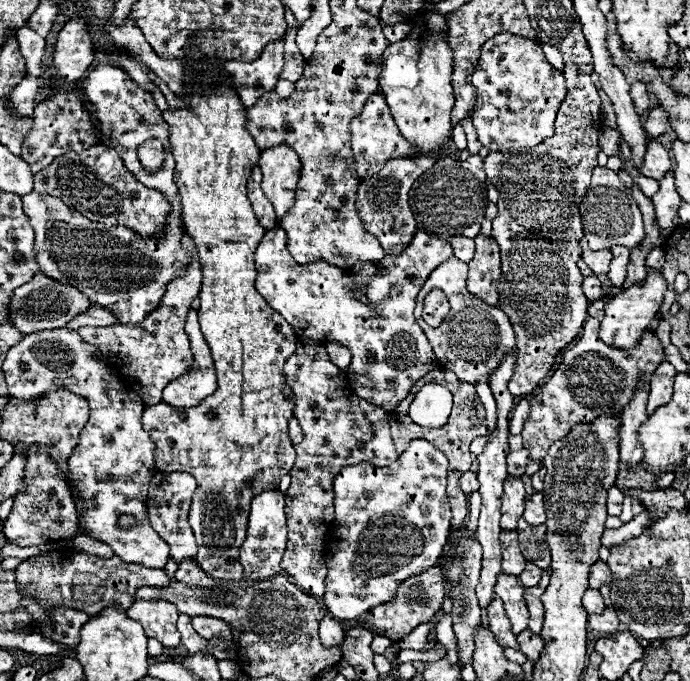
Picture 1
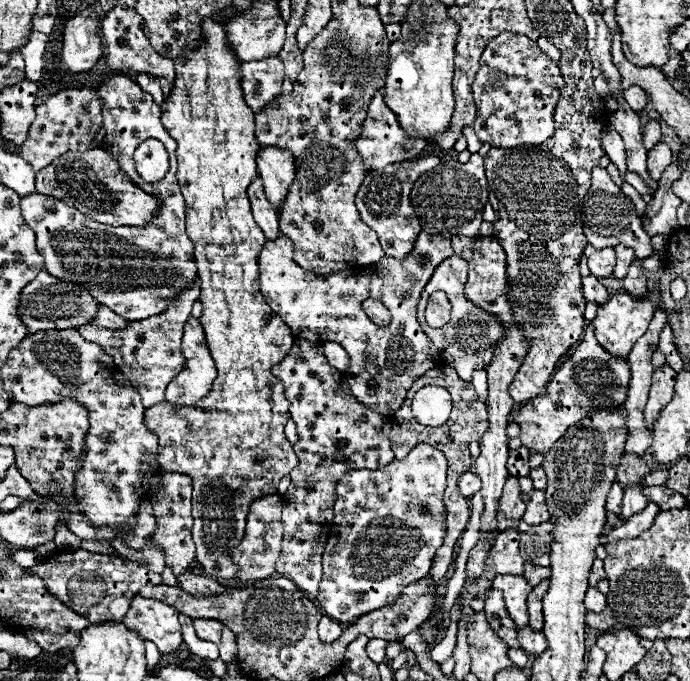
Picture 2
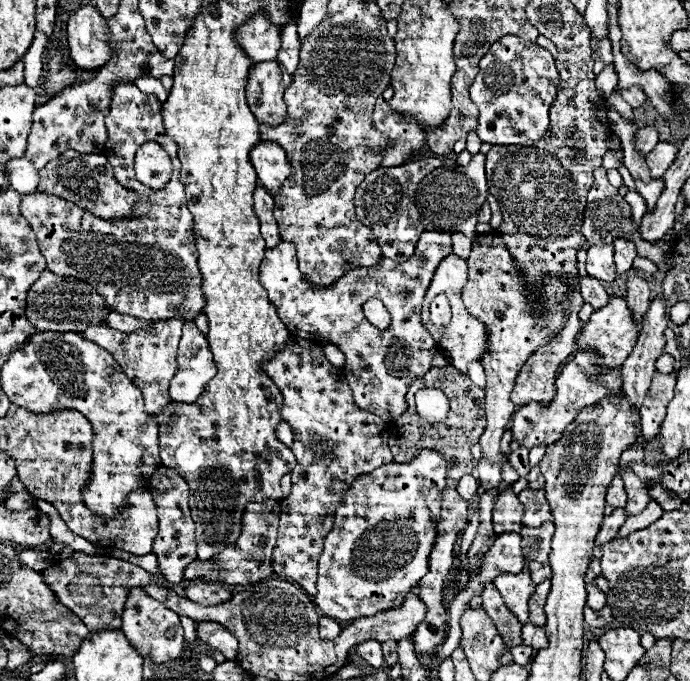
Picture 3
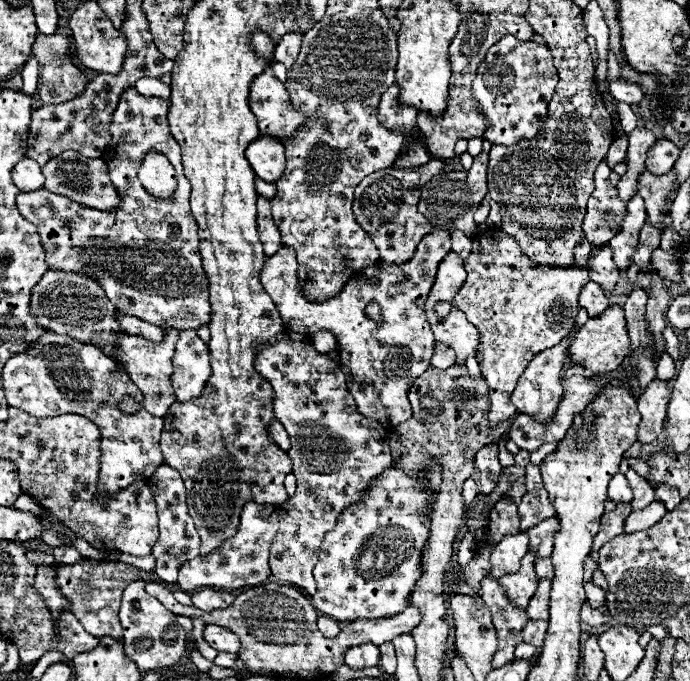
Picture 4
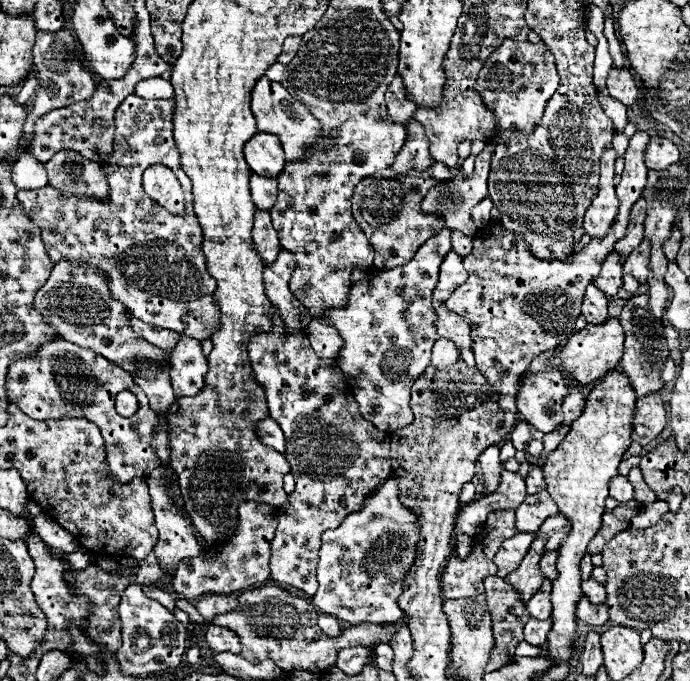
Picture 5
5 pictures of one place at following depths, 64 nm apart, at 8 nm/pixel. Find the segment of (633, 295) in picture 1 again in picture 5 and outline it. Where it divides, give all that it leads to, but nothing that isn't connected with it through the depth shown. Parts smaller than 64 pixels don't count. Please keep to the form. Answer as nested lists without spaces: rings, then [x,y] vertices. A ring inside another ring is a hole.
[[[606,320],[604,324],[588,324],[578,334],[572,334],[564,346],[538,354],[532,360],[530,368],[520,376],[518,384],[522,384],[522,378],[528,376],[530,372],[544,372],[544,368],[556,368],[558,372],[562,372],[566,380],[576,380],[580,384],[592,384],[598,378],[602,378],[604,372],[618,366],[622,352],[624,352],[624,332],[618,320]]]

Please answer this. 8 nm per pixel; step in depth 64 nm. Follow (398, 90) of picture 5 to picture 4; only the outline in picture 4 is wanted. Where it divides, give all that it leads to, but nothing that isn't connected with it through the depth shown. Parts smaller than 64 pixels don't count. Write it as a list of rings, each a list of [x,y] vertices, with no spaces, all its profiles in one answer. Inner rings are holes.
[[[392,84],[380,100],[380,110],[378,110],[378,120],[384,128],[392,128],[392,130],[400,130],[406,136],[406,144],[414,138],[416,132],[416,116],[418,112],[412,106],[402,106],[400,100],[400,86]]]

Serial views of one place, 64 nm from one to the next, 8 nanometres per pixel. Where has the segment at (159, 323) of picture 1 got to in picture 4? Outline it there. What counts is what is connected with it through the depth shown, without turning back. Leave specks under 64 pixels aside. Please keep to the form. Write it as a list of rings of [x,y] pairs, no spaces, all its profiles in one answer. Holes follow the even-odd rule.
[[[168,328],[164,342],[154,344],[142,336],[118,336],[118,348],[116,348],[116,360],[126,368],[128,376],[132,378],[132,382],[144,392],[144,402],[142,406],[154,414],[154,416],[164,416],[170,408],[172,402],[176,402],[176,396],[172,396],[172,384],[170,384],[170,376],[172,376],[172,354],[176,348],[176,340],[178,340],[178,330]]]

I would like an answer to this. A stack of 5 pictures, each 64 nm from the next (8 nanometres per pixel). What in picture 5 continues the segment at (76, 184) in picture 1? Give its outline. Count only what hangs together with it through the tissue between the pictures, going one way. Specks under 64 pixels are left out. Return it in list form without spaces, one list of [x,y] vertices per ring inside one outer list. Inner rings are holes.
[[[56,152],[46,164],[48,182],[56,190],[80,192],[102,200],[108,196],[108,184],[98,162],[86,160],[78,152]]]

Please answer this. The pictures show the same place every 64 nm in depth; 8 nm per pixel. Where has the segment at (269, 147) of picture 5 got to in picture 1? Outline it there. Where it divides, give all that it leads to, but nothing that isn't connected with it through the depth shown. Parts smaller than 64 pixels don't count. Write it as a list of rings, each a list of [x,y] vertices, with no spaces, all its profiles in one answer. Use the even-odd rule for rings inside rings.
[[[272,146],[262,150],[258,166],[264,176],[262,190],[272,202],[280,220],[294,204],[294,190],[300,178],[298,154],[288,146]]]

